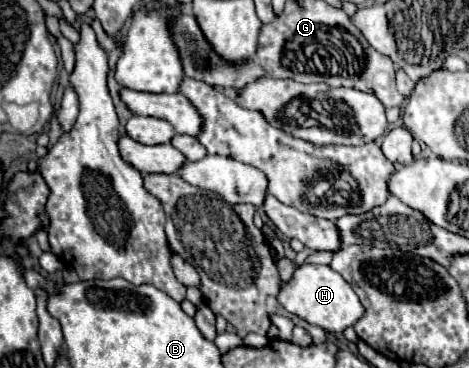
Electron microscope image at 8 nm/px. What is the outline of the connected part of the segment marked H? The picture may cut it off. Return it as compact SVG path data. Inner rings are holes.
M299 265L293 277L281 285L277 299L289 313L325 329L327 333L343 333L343 329L355 325L365 311L351 285L329 265Z

